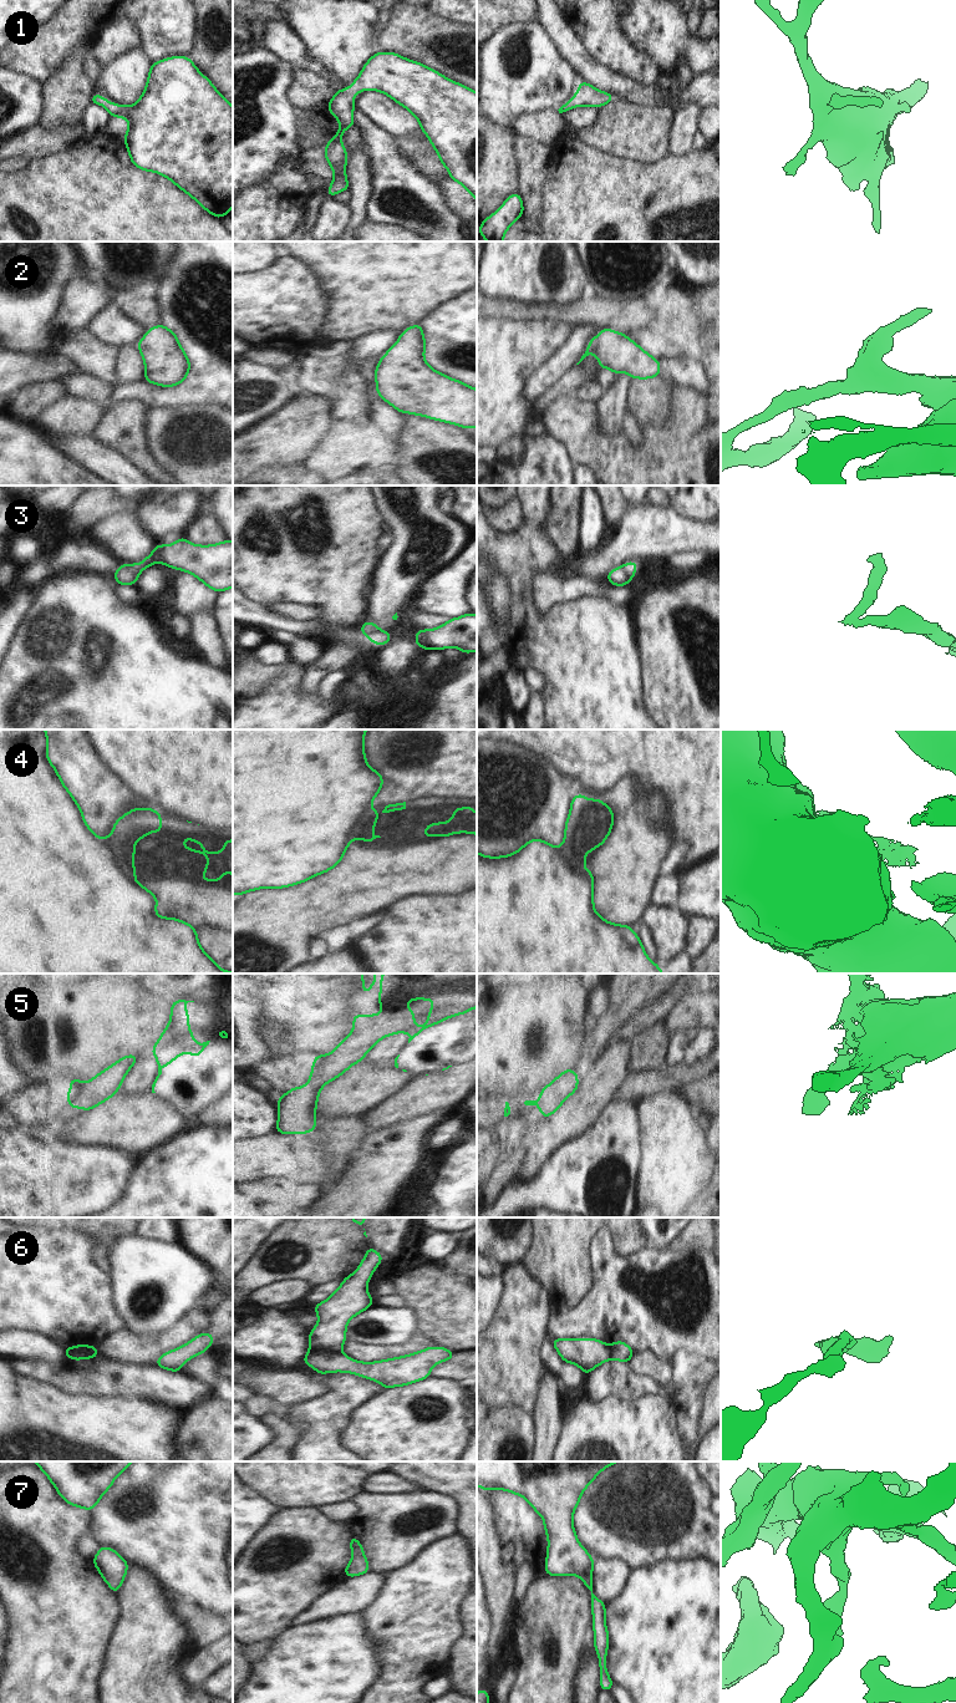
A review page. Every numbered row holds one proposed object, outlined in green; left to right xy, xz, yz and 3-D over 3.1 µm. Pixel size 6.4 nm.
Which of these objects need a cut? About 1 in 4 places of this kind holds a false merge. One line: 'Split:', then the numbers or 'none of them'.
Split: 3, 4, 6

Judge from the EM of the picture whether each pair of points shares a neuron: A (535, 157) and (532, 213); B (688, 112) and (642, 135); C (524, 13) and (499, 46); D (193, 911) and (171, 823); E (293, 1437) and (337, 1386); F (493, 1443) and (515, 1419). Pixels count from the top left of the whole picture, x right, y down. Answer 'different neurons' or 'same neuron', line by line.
A: same neuron
B: different neurons
C: different neurons
D: same neuron
E: different neurons
F: same neuron

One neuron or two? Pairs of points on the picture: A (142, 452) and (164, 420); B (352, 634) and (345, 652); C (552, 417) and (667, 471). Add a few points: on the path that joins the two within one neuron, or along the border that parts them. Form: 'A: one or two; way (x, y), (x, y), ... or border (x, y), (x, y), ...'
A: two; border (149, 411), (149, 447), (163, 467)
B: two; border (328, 644), (357, 644), (369, 650)
C: one; way (580, 431), (598, 448), (614, 457), (639, 457)

